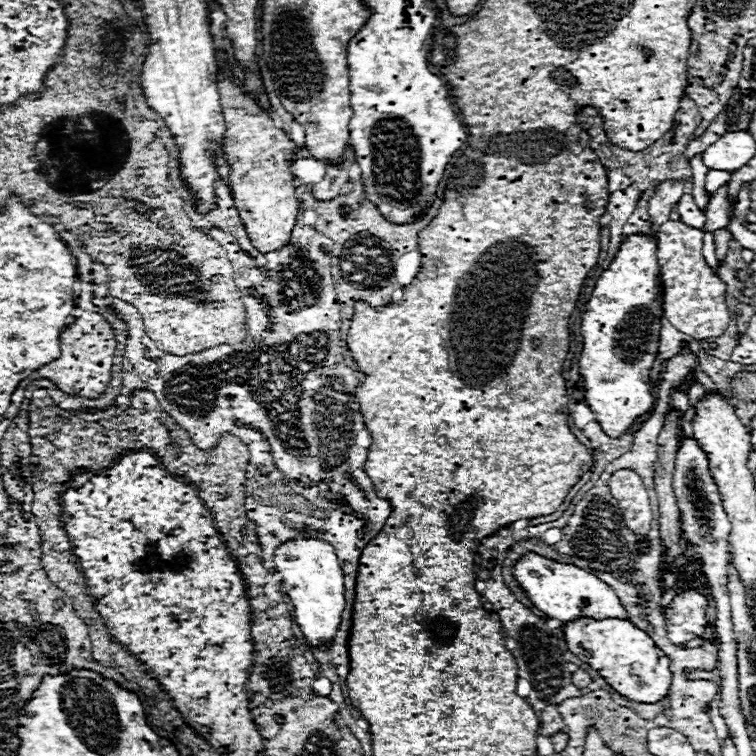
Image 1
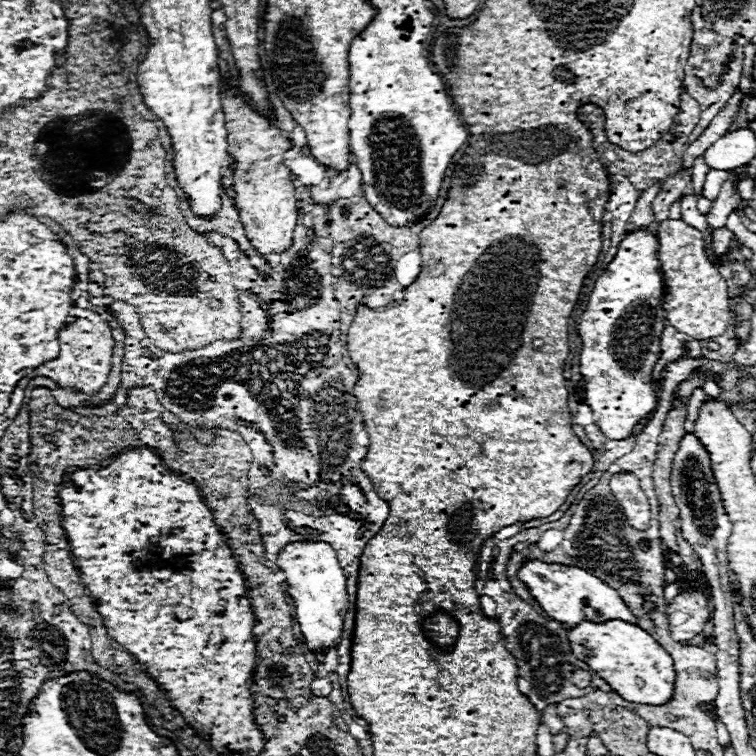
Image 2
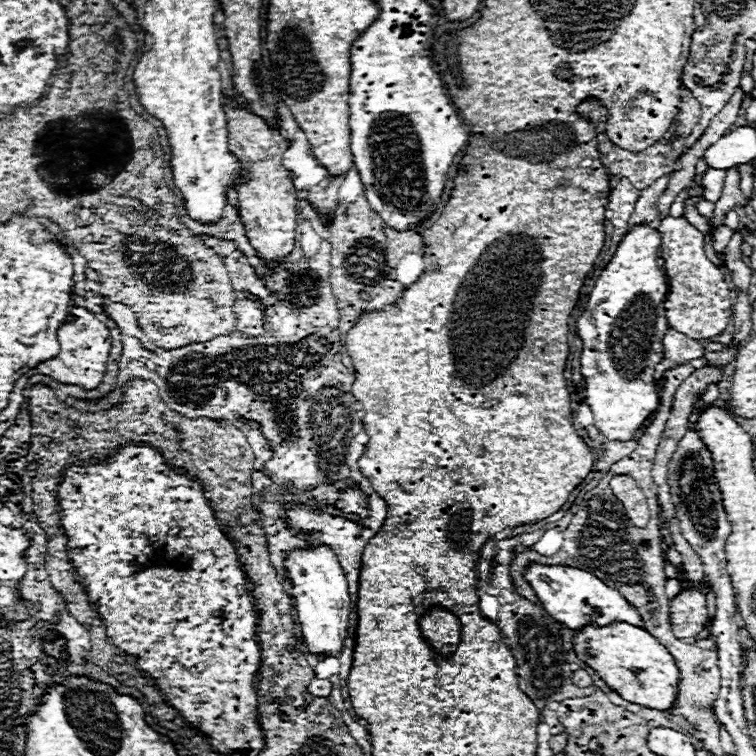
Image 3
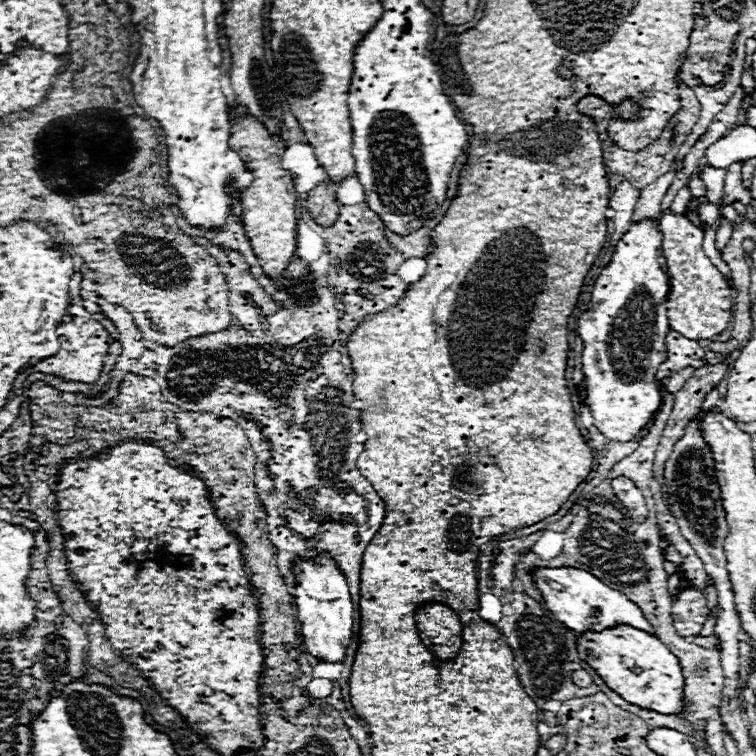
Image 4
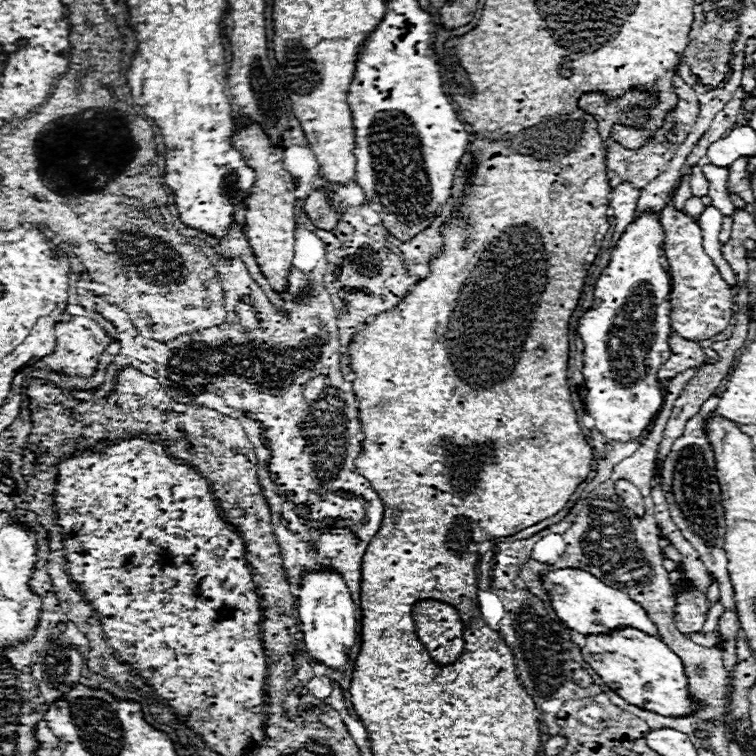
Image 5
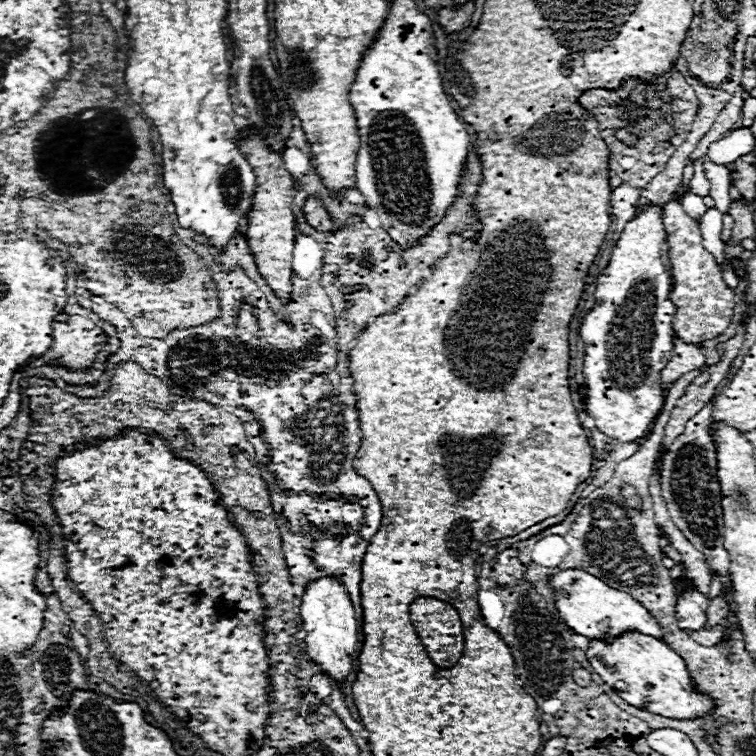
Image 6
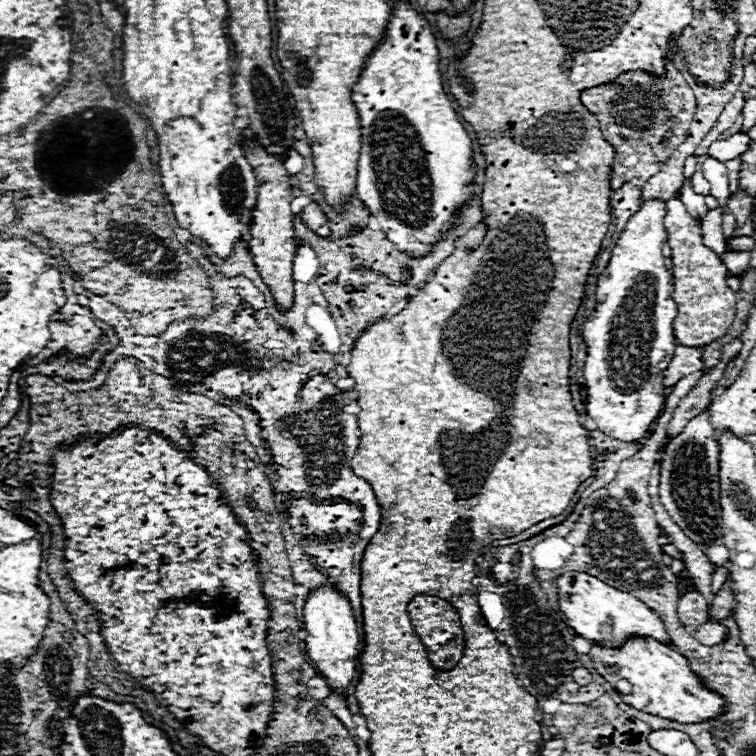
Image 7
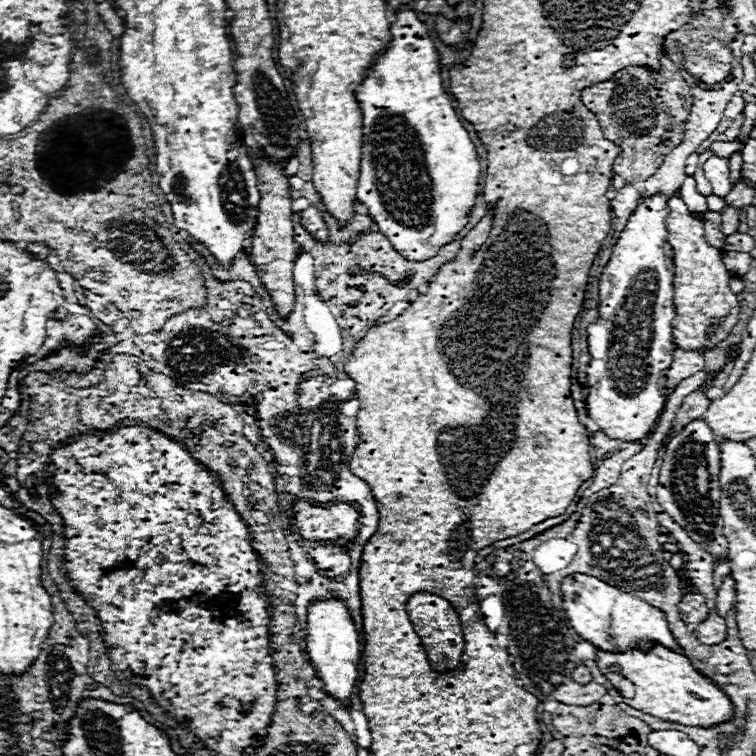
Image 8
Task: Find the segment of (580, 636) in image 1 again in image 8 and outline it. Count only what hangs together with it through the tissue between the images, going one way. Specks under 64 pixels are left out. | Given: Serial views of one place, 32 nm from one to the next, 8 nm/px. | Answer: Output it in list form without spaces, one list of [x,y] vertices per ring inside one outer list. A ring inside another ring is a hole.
[[[654,646],[648,654],[640,650],[628,650],[622,654],[604,650],[596,652],[600,656],[598,668],[612,682],[614,688],[618,688],[622,680],[634,684],[634,698],[624,698],[624,702],[640,712],[684,726],[716,726],[728,722],[734,716],[730,698],[708,676],[698,672],[692,666],[690,658],[686,658],[684,654],[666,650],[662,646]]]

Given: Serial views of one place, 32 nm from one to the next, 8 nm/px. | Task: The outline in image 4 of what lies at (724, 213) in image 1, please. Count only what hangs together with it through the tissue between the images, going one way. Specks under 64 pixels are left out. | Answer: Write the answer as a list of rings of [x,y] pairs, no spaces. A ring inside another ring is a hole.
[[[740,162],[740,164],[732,164],[730,168],[728,168],[728,176],[726,176],[726,186],[724,186],[724,190],[726,190],[726,202],[734,202],[734,200],[740,200],[742,204],[750,204],[754,198],[750,196],[750,190],[744,186],[744,182],[742,182],[742,164],[744,162]]]

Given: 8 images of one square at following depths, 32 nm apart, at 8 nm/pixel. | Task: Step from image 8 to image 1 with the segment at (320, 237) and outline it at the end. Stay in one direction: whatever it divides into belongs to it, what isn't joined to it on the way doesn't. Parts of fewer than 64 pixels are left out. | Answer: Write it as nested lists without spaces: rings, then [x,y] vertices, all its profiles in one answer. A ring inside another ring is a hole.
[[[348,146],[346,158],[344,158],[344,166],[342,168],[334,168],[332,166],[330,172],[326,172],[326,178],[312,188],[314,198],[316,200],[332,200],[334,196],[338,196],[340,194],[340,186],[348,180],[348,170],[350,170],[352,162],[354,162],[354,152]]]

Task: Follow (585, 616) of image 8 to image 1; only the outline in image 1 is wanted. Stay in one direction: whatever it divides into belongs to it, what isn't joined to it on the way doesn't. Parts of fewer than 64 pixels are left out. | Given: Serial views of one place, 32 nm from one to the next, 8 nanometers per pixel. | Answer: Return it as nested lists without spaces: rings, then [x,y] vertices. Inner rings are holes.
[[[530,552],[520,558],[520,562],[514,566],[512,572],[518,584],[528,594],[528,598],[534,602],[534,606],[540,608],[548,618],[556,618],[560,622],[572,622],[582,616],[590,616],[594,620],[606,620],[606,616],[618,616],[628,620],[628,612],[622,606],[616,592],[600,578],[574,564],[552,562]]]

